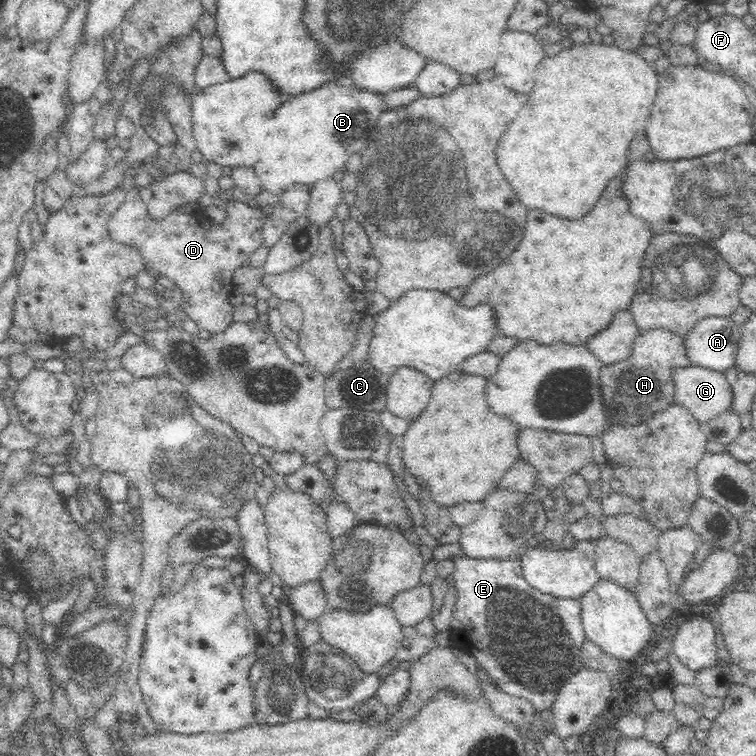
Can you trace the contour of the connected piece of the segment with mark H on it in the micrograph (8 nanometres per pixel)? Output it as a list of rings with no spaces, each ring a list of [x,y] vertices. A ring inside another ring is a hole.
[[[651,328],[643,331],[640,338],[634,344],[634,350],[628,358],[608,363],[602,368],[602,389],[606,403],[610,405],[614,413],[614,423],[626,421],[626,423],[637,423],[650,418],[657,410],[666,408],[675,402],[676,377],[672,375],[673,368],[690,365],[690,355],[686,347],[686,337],[667,328]]]

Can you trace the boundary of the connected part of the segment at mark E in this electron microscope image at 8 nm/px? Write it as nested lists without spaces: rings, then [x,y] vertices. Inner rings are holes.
[[[453,556],[452,581],[457,589],[451,606],[450,638],[472,653],[495,687],[505,693],[532,701],[541,711],[552,706],[562,683],[582,665],[582,646],[586,632],[581,617],[580,599],[557,598],[531,586],[523,576],[522,561],[510,557]]]

